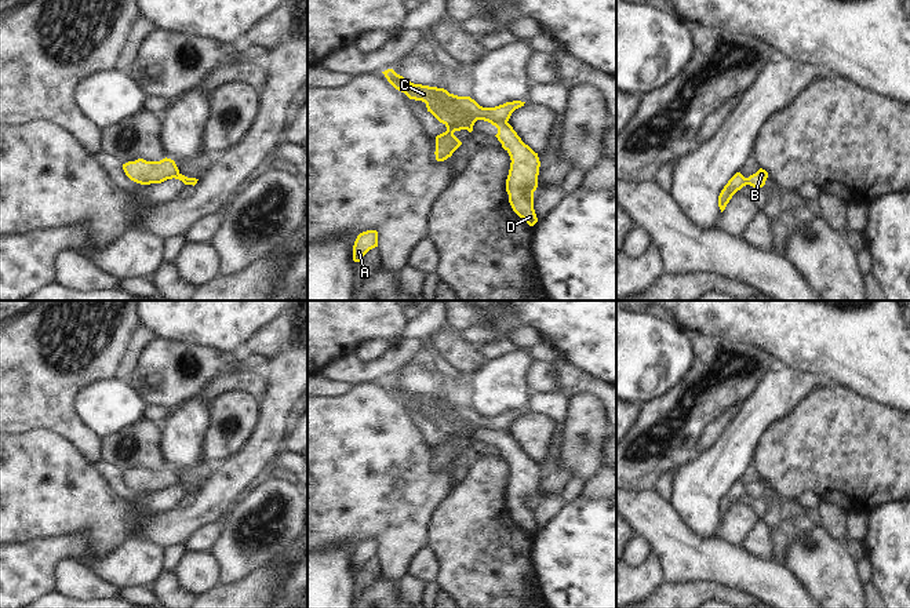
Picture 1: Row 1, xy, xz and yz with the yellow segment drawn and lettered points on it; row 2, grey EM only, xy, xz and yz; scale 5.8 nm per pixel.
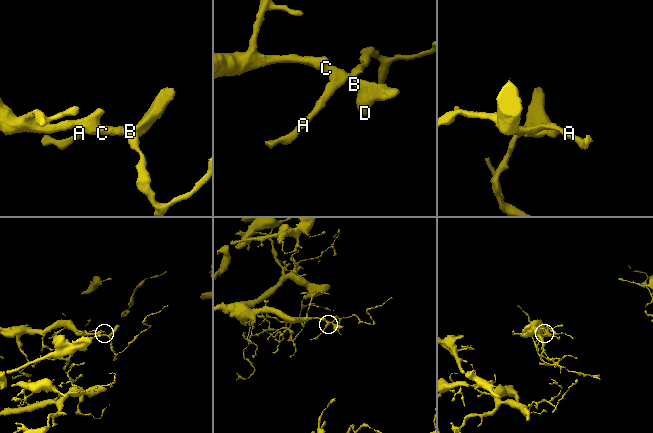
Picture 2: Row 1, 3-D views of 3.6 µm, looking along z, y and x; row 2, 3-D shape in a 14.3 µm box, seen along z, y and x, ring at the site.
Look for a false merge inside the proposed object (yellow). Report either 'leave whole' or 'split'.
split

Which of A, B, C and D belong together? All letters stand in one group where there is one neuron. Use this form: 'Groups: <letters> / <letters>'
Groups: A C / B D

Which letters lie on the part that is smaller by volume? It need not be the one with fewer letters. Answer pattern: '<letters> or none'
B, D

